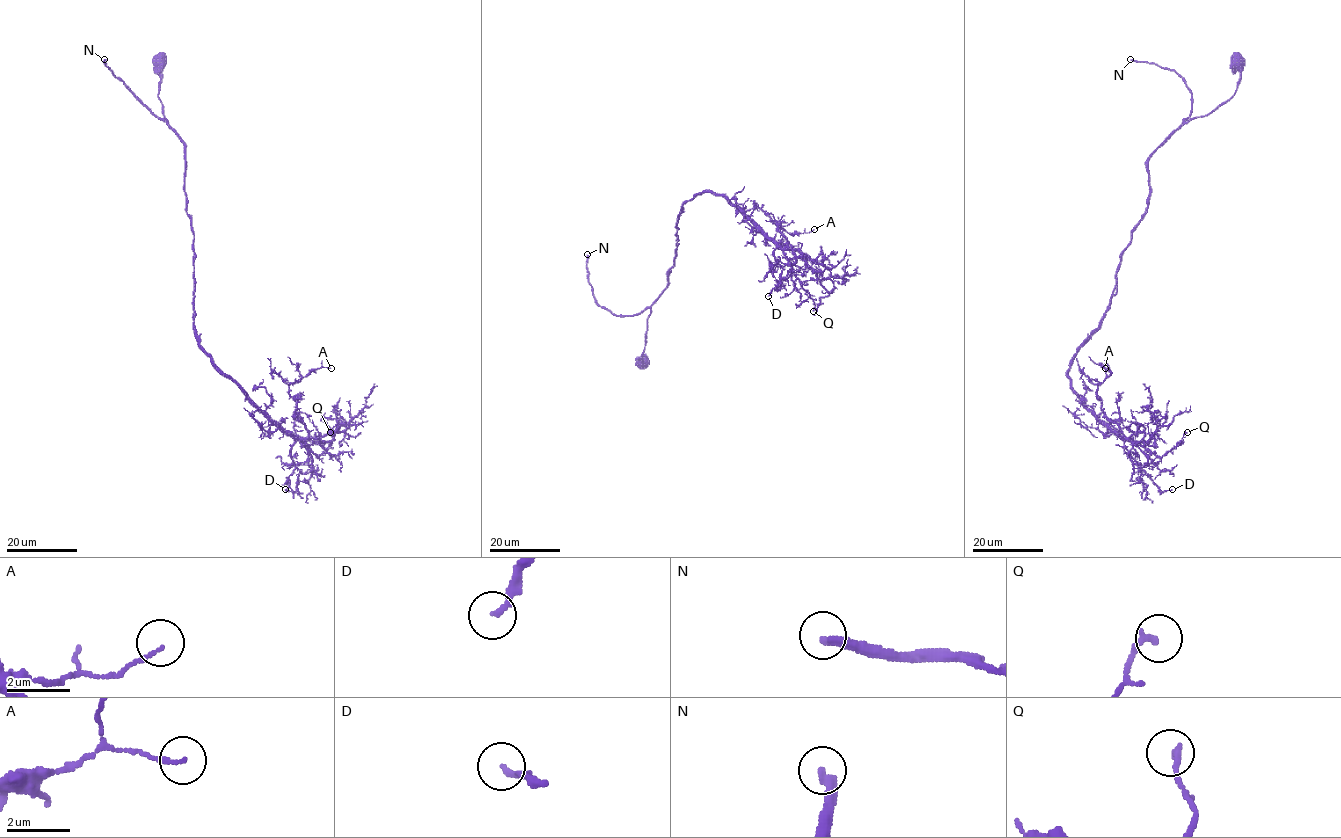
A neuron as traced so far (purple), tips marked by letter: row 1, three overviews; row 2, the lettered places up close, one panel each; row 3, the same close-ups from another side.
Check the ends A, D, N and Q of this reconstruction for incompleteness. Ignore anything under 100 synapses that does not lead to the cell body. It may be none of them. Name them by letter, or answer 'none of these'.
N

